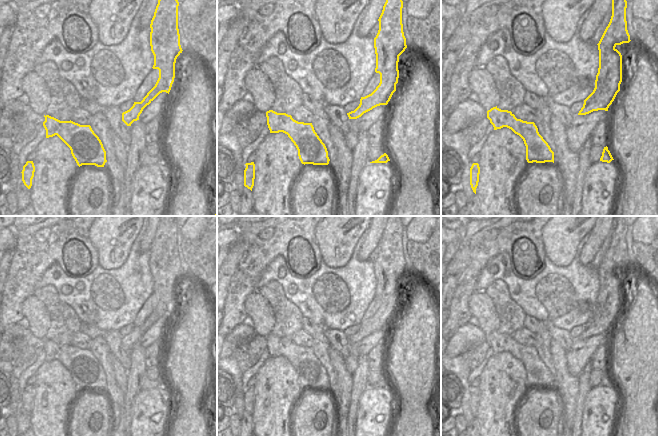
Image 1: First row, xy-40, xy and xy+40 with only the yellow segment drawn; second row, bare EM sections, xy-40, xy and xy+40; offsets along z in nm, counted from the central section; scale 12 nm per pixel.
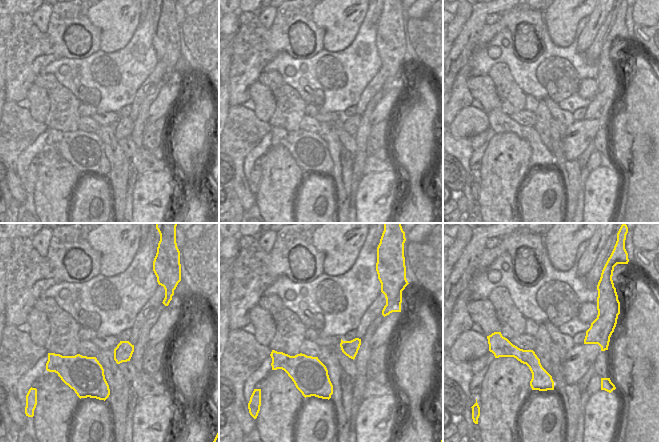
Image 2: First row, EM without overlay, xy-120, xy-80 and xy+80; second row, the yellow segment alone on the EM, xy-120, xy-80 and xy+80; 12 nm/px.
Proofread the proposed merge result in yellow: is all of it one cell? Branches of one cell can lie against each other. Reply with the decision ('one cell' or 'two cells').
two cells

